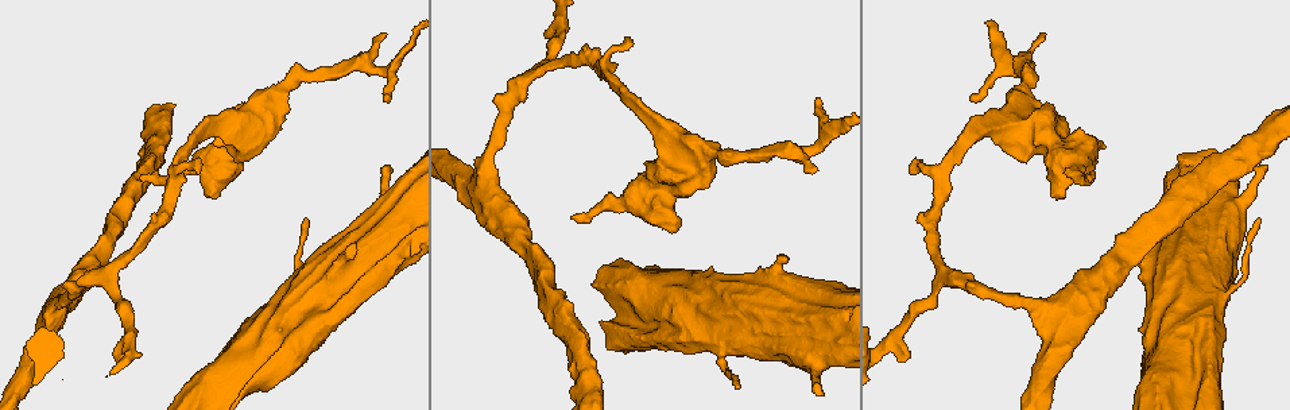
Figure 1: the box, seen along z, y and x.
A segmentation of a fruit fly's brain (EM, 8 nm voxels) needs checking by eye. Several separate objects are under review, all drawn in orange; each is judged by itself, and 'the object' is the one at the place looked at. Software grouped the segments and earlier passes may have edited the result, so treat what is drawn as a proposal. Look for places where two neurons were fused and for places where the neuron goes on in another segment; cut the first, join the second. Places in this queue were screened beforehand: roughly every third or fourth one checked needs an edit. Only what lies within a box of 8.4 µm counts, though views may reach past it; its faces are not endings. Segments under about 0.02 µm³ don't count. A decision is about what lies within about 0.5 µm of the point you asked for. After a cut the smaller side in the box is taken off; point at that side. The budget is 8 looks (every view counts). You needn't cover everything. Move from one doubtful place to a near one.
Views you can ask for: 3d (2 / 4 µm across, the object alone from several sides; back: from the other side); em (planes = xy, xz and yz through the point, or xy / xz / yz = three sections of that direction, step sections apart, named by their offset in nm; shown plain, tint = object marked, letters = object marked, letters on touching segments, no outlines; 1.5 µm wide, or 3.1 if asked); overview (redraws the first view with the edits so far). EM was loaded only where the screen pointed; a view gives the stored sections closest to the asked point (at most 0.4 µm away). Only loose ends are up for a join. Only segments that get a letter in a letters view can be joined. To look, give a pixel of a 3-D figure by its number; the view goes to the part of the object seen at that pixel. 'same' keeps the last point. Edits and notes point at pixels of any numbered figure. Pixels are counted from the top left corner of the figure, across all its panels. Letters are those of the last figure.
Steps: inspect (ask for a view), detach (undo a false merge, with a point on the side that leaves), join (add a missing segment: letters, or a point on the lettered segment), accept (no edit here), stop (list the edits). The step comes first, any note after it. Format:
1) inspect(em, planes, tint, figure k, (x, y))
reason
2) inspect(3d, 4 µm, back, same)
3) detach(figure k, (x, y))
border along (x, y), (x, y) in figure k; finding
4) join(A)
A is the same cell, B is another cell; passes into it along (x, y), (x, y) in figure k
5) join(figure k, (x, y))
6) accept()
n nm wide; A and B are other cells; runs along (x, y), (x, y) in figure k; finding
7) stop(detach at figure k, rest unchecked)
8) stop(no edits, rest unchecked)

inspect(3d, 2 µm, figure 1, (383, 101))
free end

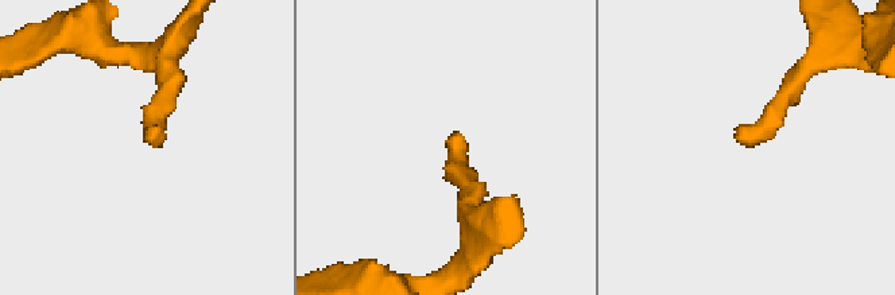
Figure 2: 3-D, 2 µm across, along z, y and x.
inspect(em, planes, plain, figure 2, (452, 136))
need the tissue

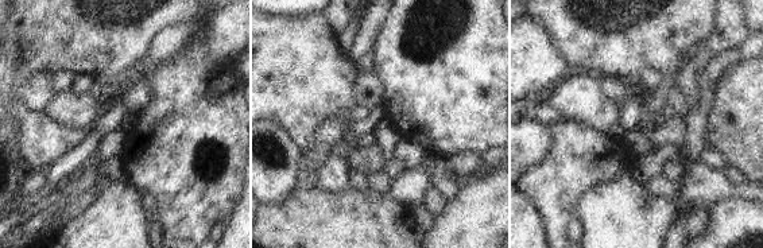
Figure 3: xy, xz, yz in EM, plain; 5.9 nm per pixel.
inspect(em, planes, letters, same)
what lies round it

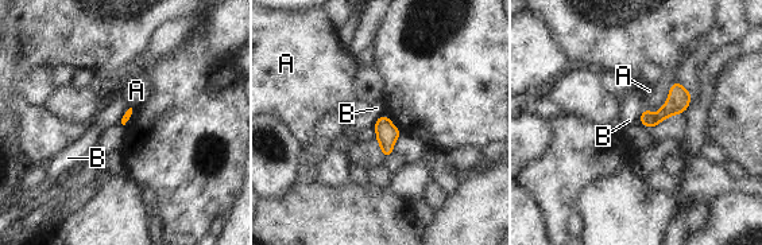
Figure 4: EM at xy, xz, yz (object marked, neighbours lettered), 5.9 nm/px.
accept()
A and B are other cells; no lettered segment goes on from it

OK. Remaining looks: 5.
inspect(3d, 4 µm, figure 1, (814, 172))

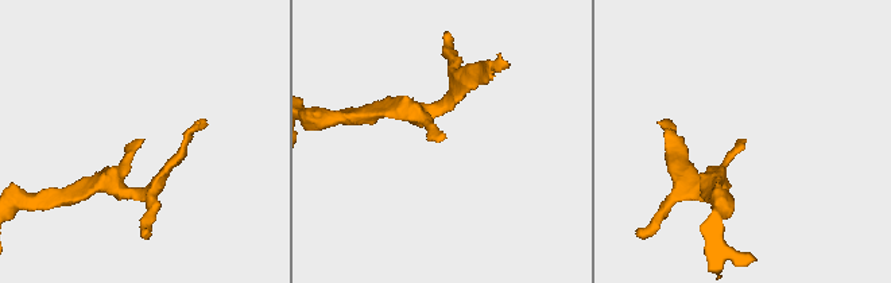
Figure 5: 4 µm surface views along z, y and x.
inspect(em, planes, letters, figure 5, (439, 140))
now the EM

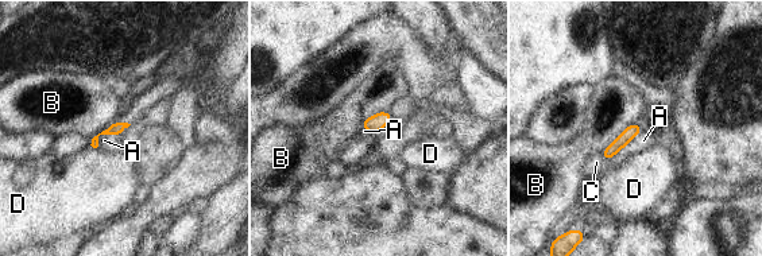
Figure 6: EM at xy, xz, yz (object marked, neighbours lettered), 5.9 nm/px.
accept()
A, B, C and D are other cells; no lettered segment goes on from it

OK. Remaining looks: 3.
inspect(em, planes, plain, figure 1, (306, 220))
thin end

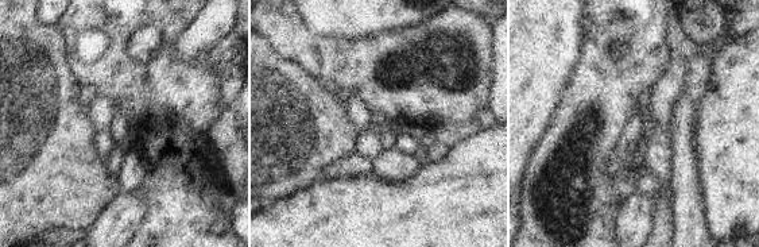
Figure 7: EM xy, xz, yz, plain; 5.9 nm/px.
inspect(em, planes, letters, same)

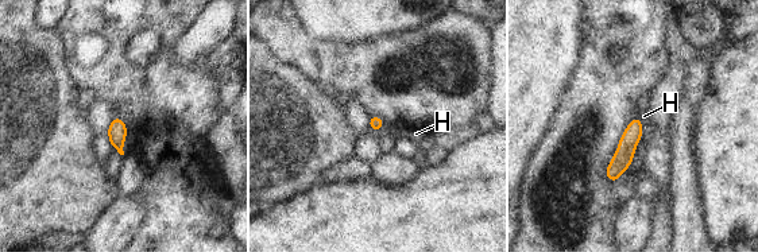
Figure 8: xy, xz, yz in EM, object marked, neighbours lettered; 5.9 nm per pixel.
accept()
H touches over 80 nm; H is another cell; runs along (635, 121), (614, 178) in figure 8; none of them fits

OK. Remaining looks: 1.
stop(no edits, rest unchecked)

